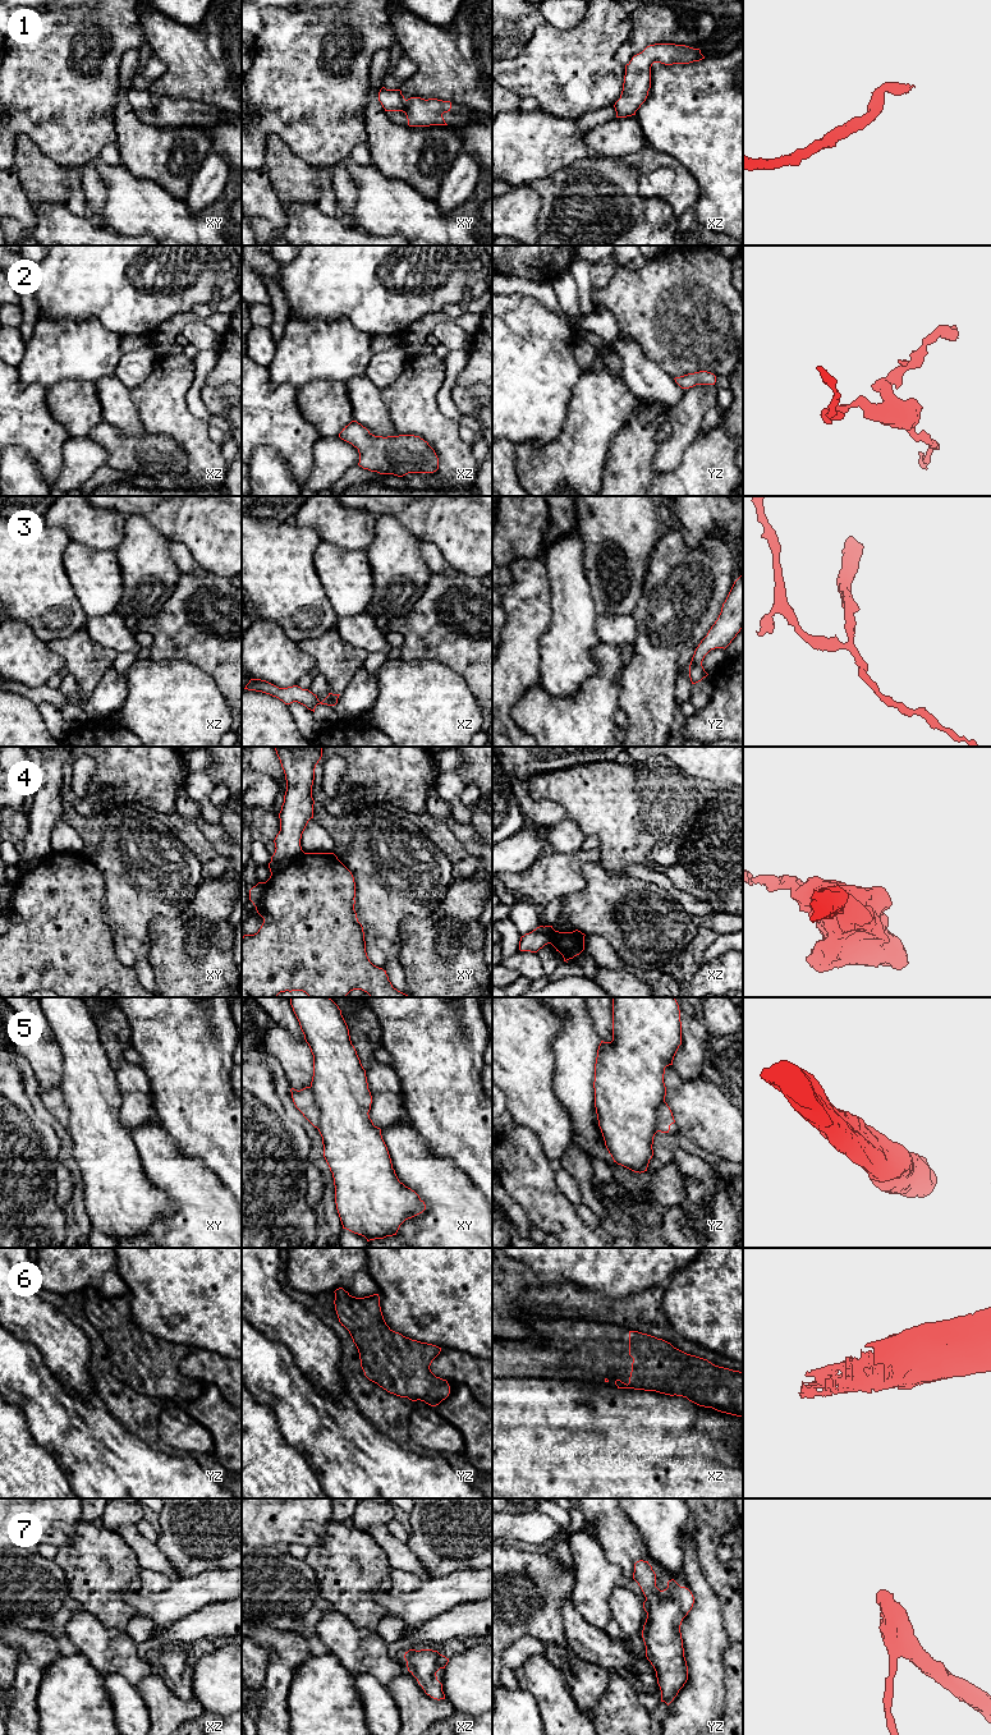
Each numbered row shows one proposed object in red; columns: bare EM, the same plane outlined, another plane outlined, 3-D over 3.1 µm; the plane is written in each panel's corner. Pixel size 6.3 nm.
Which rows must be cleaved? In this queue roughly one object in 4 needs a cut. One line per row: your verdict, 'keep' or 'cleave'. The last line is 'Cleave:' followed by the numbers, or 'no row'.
1: keep
2: keep
3: keep
4: cleave
5: cleave
6: keep
7: keep
Cleave: 4, 5

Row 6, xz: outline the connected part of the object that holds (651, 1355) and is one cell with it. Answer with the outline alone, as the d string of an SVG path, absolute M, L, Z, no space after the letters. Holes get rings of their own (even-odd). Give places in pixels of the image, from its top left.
M629 1331L629 1355L633 1358L629 1383L616 1380L618 1389L683 1396L699 1406L743 1418L743 1372L715 1365L707 1359L674 1348L662 1339L638 1331Z

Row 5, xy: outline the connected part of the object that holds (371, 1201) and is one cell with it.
M290 997L304 1039L313 1055L311 1089L320 1109L324 1157L332 1172L335 1203L343 1225L370 1240L396 1235L400 1225L426 1210L419 1195L399 1181L381 1129L370 1119L372 1096L366 1070L352 1045L341 1010L330 997Z

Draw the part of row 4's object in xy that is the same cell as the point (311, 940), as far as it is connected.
M302 853L272 876L266 886L262 909L258 913L263 923L257 933L242 937L242 997L276 997L285 991L303 991L309 997L345 997L353 990L362 990L371 997L410 997L393 987L386 970L373 965L366 953L366 941L362 924L354 910L355 882L352 872L338 859L334 853Z

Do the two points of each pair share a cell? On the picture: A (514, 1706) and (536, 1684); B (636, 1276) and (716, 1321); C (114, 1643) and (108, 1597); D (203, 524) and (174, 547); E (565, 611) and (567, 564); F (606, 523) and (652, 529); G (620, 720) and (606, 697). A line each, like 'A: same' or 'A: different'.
A: different
B: different
C: different
D: different
E: same
F: same
G: different

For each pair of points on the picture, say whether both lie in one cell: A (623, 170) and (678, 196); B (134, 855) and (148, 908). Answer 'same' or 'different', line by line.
A: different
B: same

